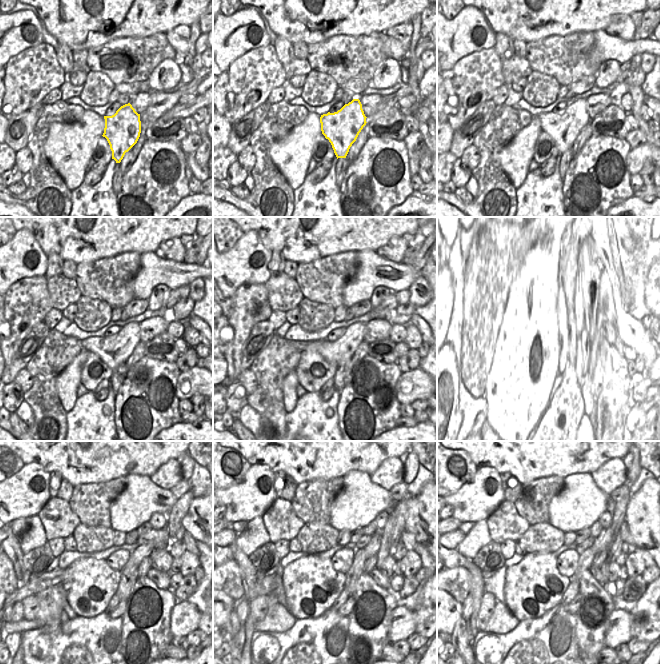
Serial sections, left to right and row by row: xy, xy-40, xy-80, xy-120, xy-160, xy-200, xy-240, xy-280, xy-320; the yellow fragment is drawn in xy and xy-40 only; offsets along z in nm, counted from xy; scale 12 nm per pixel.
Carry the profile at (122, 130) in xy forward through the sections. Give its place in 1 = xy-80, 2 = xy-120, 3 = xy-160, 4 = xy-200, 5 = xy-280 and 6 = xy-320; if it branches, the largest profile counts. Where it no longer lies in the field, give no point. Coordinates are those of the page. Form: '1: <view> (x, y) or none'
1: xy-80 (563, 128)
2: xy-120 (114, 351)
3: xy-160 (343, 349)
4: xy-200 (581, 333)
5: xy-280 (372, 548)
6: xy-320 (602, 541)

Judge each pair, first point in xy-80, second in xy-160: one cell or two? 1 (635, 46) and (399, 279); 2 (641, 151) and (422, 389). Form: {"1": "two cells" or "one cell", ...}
{"1": "one cell", "2": "one cell"}

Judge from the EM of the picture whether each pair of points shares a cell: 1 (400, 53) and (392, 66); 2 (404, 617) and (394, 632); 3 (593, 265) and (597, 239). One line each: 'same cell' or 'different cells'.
1: different cells
2: same cell
3: different cells

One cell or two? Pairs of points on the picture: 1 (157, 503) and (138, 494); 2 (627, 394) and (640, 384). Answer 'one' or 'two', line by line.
1: one
2: one

